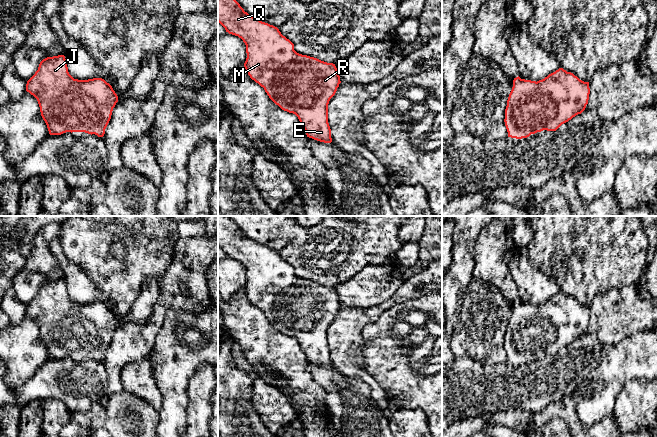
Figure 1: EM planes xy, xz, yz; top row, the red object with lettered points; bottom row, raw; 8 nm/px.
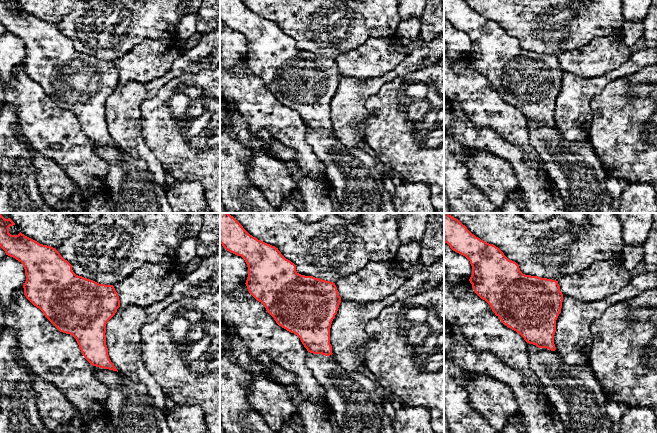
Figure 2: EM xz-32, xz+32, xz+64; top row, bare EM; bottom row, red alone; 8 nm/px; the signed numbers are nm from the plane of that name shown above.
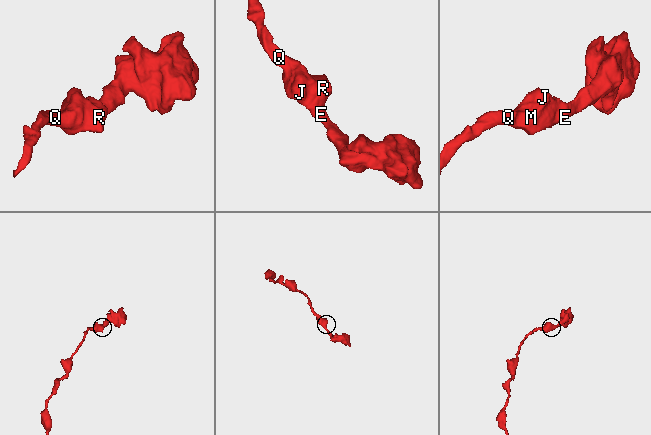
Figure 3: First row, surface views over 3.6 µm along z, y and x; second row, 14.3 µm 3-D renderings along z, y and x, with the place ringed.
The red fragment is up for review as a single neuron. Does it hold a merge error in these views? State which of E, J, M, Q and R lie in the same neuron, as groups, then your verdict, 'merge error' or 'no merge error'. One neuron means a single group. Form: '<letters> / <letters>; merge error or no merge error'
E J M Q R; no merge error

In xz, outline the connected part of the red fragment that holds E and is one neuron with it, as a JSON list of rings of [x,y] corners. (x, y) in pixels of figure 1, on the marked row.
[[[218,0],[218,22],[225,28],[226,32],[238,36],[245,43],[247,58],[244,67],[250,78],[263,87],[269,98],[282,110],[298,117],[307,137],[320,142],[331,143],[328,104],[341,83],[335,64],[297,53],[294,50],[294,44],[283,36],[277,27],[249,15],[236,0]]]

